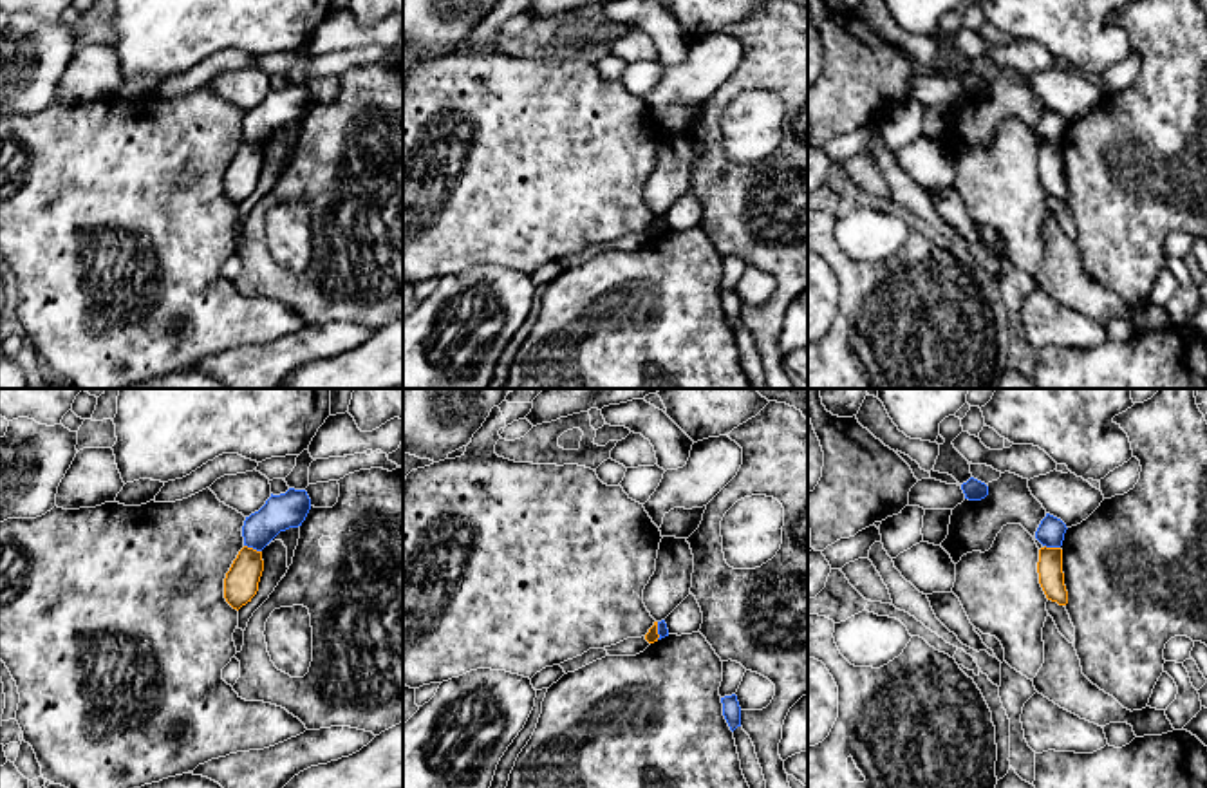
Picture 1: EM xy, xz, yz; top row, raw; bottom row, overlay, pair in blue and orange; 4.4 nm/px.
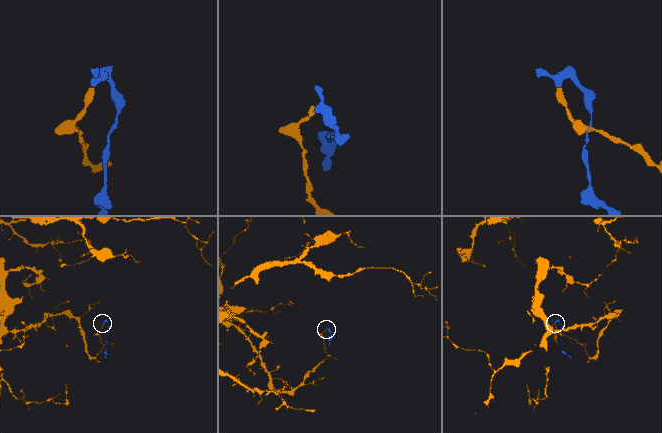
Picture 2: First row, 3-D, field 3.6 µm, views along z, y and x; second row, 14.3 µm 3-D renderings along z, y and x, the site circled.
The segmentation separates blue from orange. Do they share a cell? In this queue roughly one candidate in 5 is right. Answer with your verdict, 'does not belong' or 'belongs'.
does not belong

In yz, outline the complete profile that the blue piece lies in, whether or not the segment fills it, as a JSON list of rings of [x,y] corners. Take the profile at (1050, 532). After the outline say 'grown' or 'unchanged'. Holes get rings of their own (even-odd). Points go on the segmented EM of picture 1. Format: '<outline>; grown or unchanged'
[[[1046,513],[1035,531],[1035,539],[1046,548],[1061,548],[1066,530],[1068,528],[1061,519]]]; unchanged

